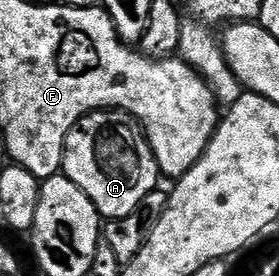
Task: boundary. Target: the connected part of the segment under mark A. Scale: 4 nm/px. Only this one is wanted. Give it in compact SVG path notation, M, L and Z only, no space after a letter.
M102 110L84 116L67 134L61 167L106 221L127 218L158 187L159 173L149 140L141 123L128 112Z

